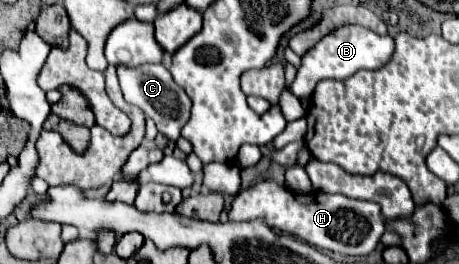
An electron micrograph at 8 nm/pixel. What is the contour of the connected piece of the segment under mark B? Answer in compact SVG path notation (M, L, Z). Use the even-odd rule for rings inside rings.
M345 25L341 29L335 29L327 37L323 37L311 51L303 55L301 67L291 85L291 91L297 97L309 97L315 85L323 79L347 79L359 69L381 69L381 65L387 65L389 57L393 57L391 35L377 35L371 29L365 29L359 25Z

